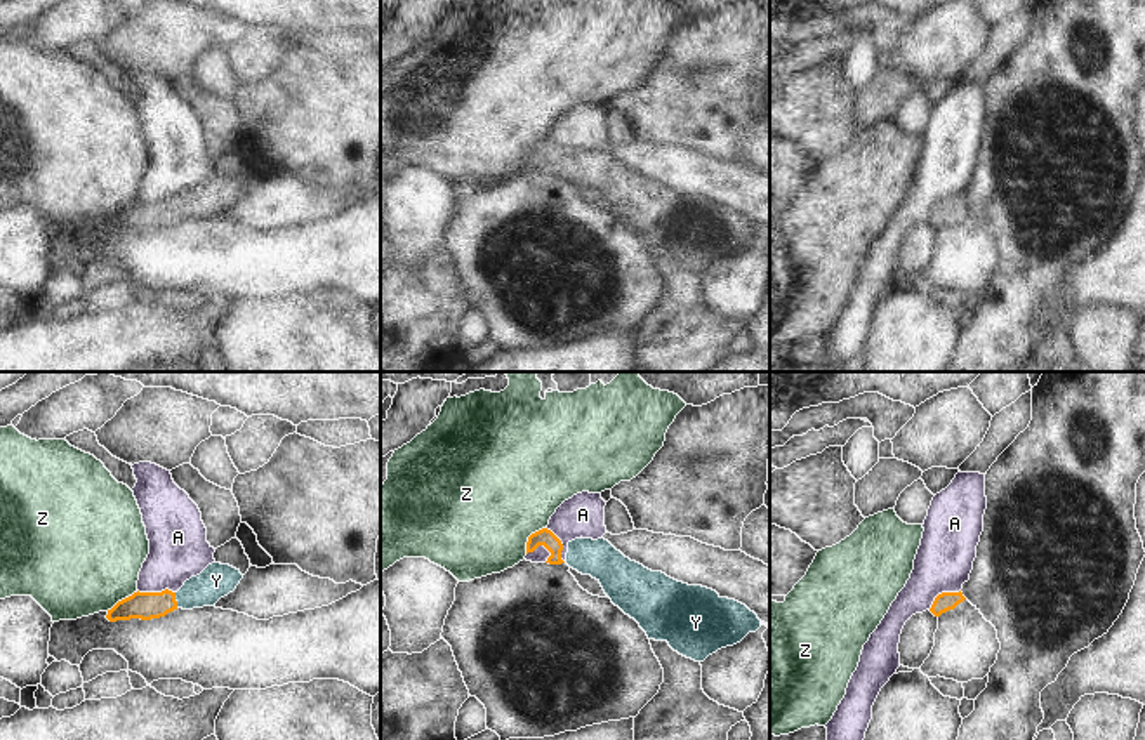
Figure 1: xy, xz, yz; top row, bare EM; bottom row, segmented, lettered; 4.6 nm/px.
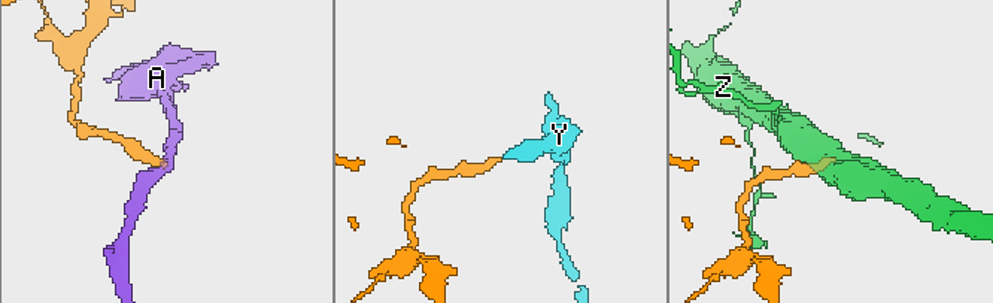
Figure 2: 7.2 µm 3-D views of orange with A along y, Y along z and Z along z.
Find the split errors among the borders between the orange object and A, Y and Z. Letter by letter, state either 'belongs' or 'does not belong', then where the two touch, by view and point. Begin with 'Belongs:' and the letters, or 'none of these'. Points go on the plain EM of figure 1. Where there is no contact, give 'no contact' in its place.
Belongs: Y
A: does not belong; contact xy (157, 204)
Y: belongs; contact xy (174, 211)
Z: does not belong; contact xz (529, 148)

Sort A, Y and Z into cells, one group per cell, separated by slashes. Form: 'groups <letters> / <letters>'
groups A / Y / Z

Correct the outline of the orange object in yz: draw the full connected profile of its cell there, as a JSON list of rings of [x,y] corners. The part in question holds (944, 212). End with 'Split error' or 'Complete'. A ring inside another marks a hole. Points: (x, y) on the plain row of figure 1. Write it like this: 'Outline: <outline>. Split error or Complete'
Outline: [[[942,203],[935,208],[930,222],[935,228],[940,228],[942,224],[954,221],[959,214],[963,214],[966,208],[963,207],[963,203]]]. Complete

